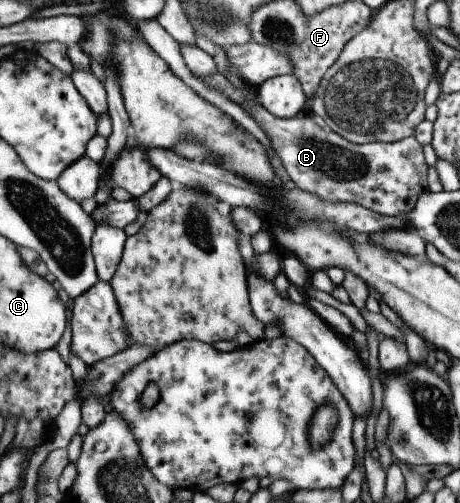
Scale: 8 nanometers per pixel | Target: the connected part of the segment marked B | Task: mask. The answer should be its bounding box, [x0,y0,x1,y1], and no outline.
[200,71,429,217]

